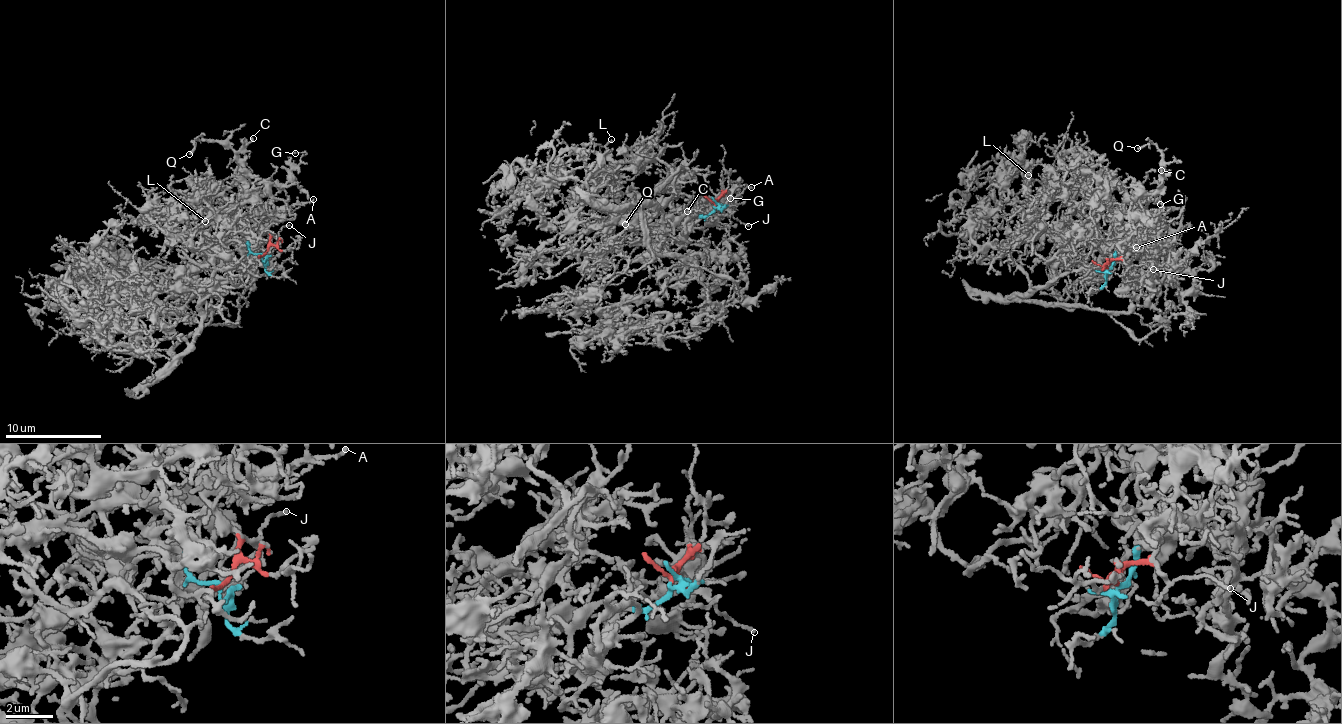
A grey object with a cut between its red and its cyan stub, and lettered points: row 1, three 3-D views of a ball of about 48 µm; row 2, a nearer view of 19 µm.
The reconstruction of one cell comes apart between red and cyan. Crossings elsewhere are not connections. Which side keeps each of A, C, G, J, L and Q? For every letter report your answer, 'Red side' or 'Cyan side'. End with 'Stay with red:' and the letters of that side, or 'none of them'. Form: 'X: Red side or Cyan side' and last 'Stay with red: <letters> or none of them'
A: Red side
C: Red side
G: Red side
J: Red side
L: Cyan side
Q: Red side
Stay with red: A, C, G, J, Q

